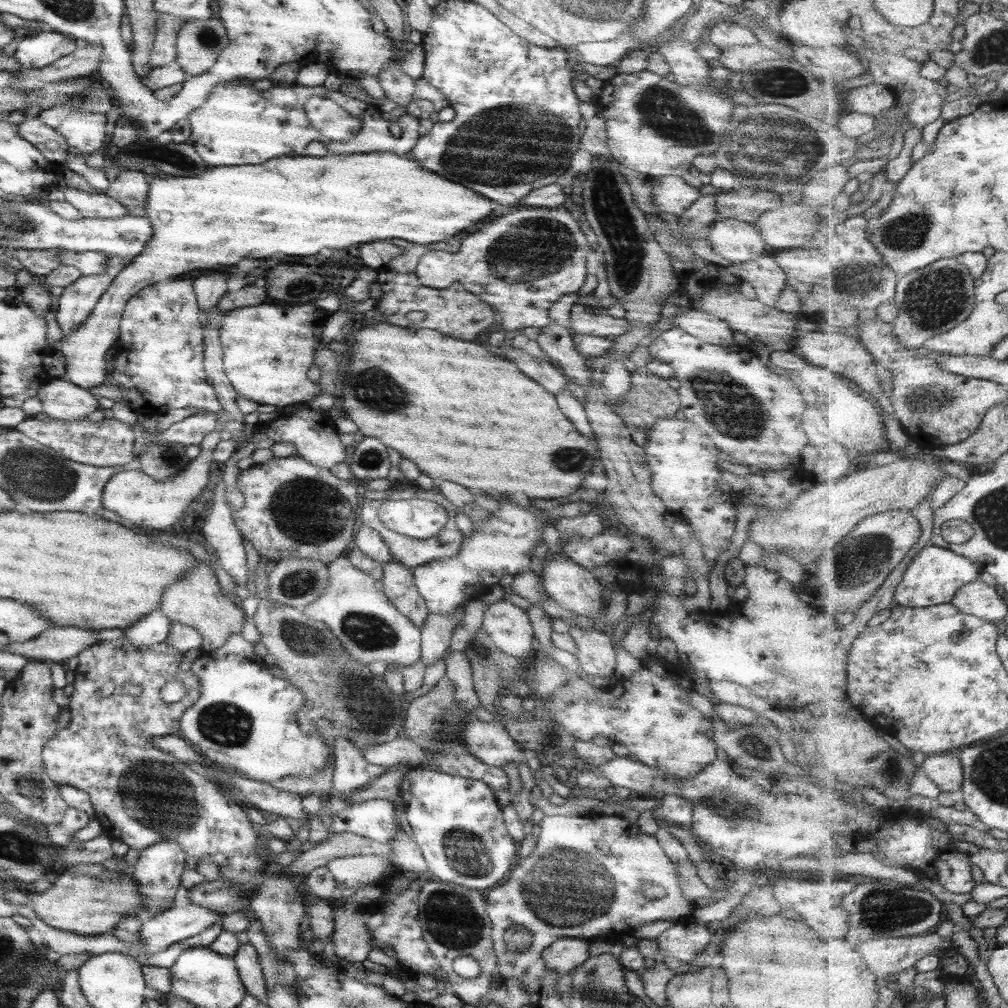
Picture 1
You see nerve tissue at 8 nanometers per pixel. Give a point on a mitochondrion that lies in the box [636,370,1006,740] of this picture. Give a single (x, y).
(860, 559)

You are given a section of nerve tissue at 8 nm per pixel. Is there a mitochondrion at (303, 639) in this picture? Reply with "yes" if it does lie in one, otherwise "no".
yes

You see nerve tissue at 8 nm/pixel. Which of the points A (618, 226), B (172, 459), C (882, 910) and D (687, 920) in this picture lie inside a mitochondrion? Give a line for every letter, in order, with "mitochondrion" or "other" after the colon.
A: mitochondrion
B: mitochondrion
C: mitochondrion
D: other

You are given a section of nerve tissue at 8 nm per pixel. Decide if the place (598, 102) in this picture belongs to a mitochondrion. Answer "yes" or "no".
no

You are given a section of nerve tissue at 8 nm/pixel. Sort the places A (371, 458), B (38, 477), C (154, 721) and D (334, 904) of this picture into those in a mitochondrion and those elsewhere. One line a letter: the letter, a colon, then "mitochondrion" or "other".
A: mitochondrion
B: mitochondrion
C: other
D: other

